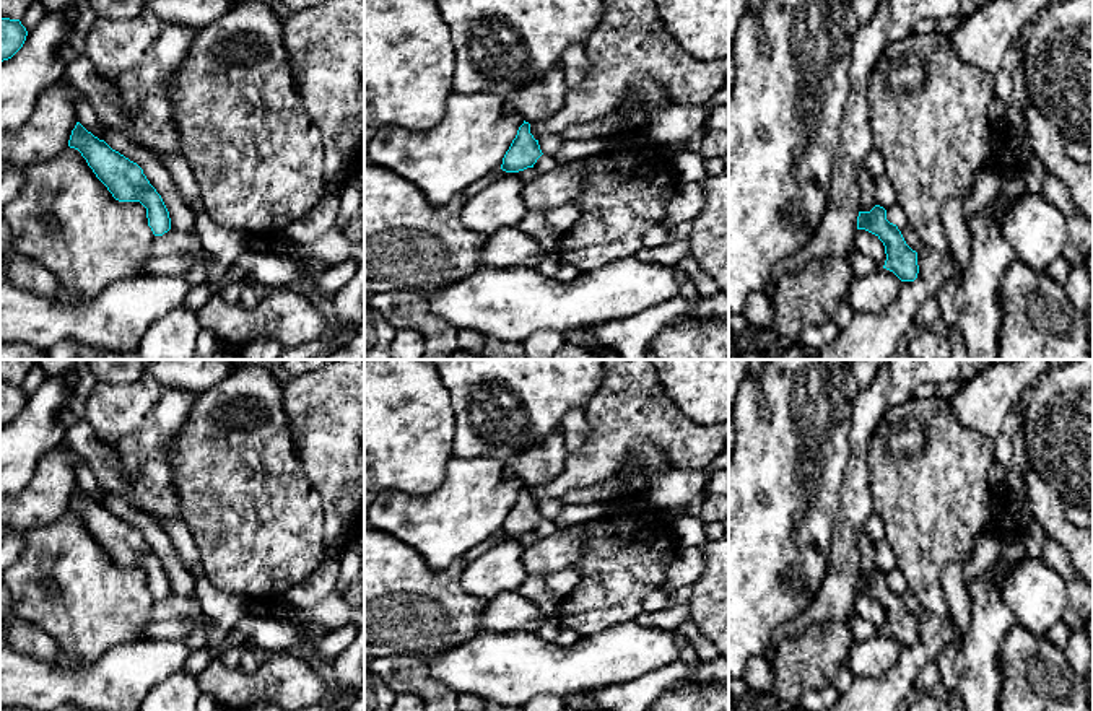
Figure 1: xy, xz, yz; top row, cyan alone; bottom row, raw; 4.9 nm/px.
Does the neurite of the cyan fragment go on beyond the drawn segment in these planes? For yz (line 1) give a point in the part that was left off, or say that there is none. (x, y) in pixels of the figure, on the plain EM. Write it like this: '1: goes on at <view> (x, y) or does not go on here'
1: does not go on here

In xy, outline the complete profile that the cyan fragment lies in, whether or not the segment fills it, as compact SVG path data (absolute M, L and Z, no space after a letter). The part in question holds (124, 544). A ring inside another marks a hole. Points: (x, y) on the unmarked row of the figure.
M80 486L72 495L68 511L81 517L115 565L140 566L146 573L148 591L155 600L163 600L171 594L169 576L161 560L137 527L112 514Z

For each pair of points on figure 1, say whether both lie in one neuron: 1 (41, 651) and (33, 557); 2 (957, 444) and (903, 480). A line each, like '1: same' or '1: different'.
1: different
2: same

